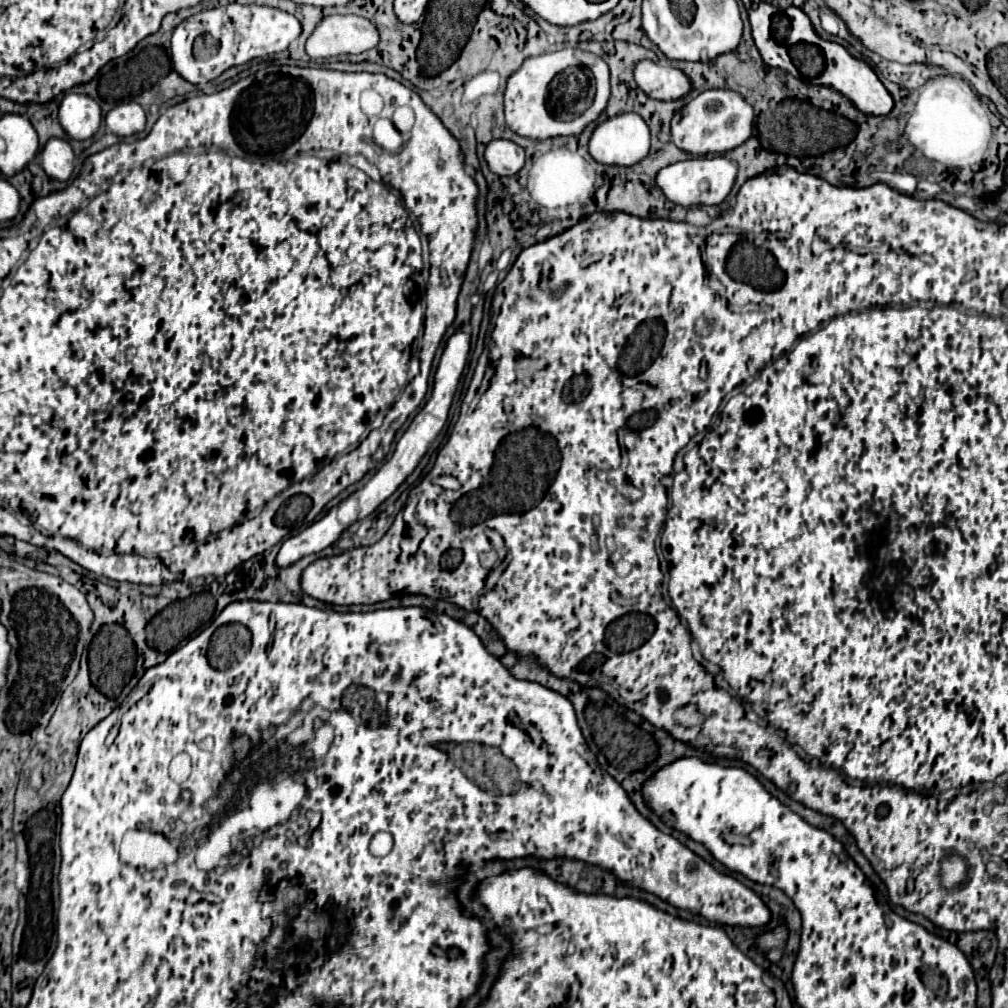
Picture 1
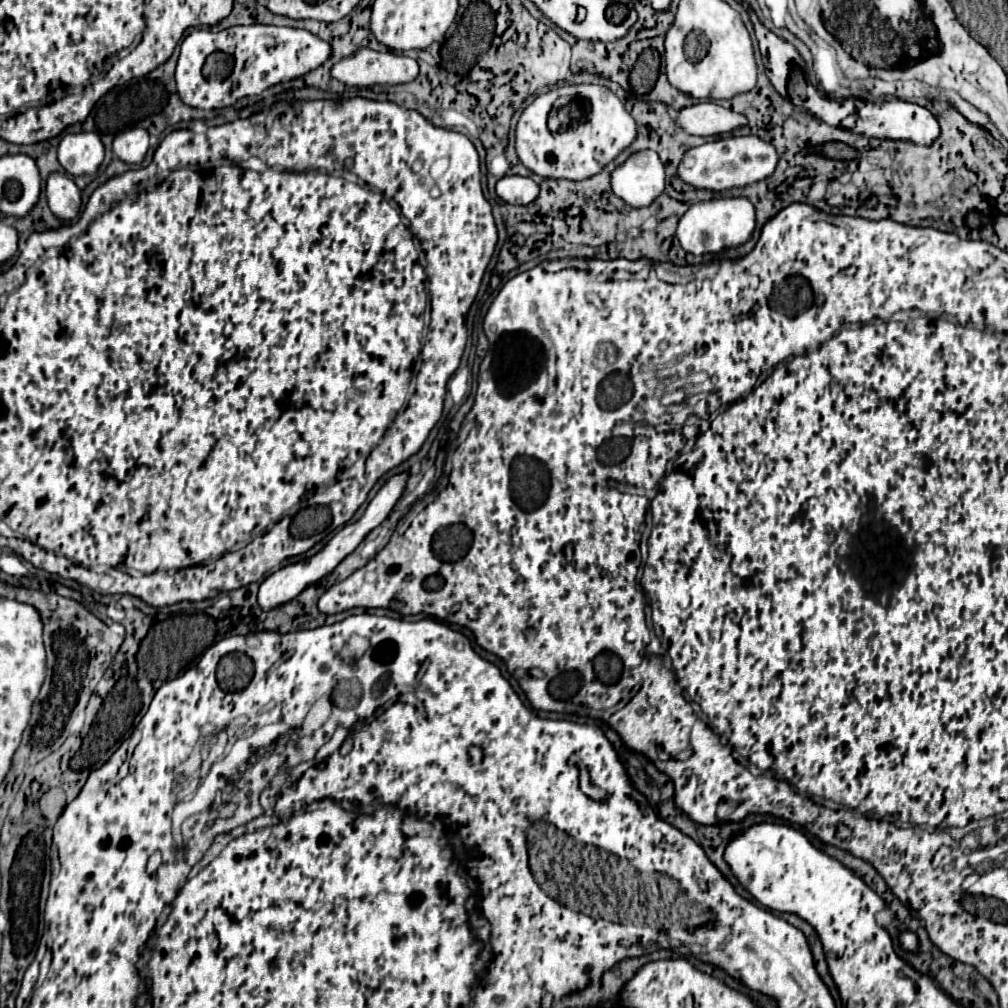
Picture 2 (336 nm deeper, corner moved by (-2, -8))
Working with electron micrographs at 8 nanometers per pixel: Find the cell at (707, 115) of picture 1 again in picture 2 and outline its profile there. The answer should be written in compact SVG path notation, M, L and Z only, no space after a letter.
M731 136L731 138L717 138L713 142L689 148L679 164L679 178L695 188L707 188L713 192L721 192L727 188L739 188L753 182L759 182L773 174L777 166L777 152L775 148L761 140L759 136Z

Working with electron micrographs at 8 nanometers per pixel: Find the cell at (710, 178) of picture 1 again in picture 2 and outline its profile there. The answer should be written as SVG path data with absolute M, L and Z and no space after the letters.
M743 196L711 198L689 206L689 210L679 220L677 238L687 252L699 256L699 254L719 252L723 248L731 248L747 242L751 238L753 228L755 228L755 208L747 198Z

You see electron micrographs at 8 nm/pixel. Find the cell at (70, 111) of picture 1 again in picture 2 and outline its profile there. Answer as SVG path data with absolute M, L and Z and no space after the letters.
M69 132L59 144L59 164L73 176L93 174L103 162L103 142L97 132Z

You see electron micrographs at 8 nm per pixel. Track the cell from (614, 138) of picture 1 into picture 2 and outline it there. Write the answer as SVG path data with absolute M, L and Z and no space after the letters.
M653 150L633 152L611 172L613 192L633 208L649 206L665 186L665 170Z

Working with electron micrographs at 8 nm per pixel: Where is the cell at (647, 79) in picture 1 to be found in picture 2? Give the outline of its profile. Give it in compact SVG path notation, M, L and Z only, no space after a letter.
M707 100L707 102L697 102L693 106L679 108L675 122L679 128L683 128L689 134L717 136L747 124L747 118Z

